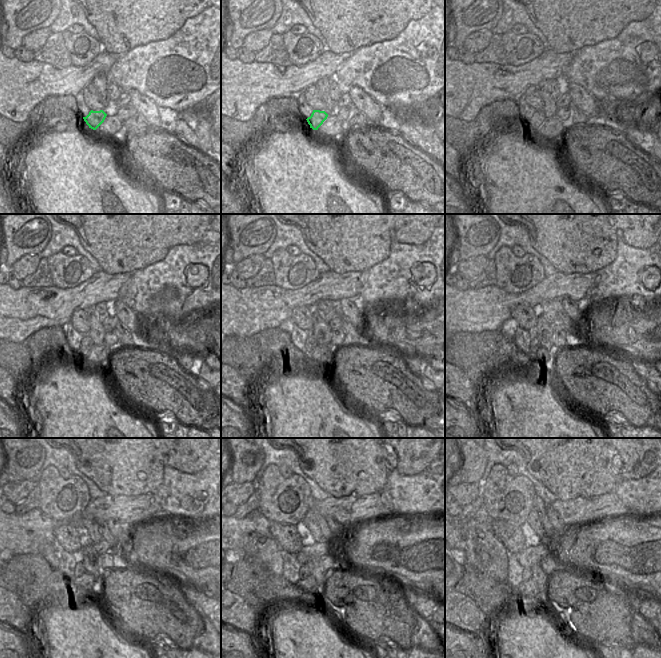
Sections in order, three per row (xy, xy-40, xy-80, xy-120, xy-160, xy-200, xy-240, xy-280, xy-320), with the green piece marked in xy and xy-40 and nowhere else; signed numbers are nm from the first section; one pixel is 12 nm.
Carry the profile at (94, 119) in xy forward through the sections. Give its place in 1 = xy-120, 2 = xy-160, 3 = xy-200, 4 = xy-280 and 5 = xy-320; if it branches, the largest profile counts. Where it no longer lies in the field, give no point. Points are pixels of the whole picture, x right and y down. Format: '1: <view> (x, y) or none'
1: xy-120 (86, 344)
2: xy-160 (311, 343)
3: xy-200 (534, 344)
4: xy-280 (304, 572)
5: xy-320 (527, 574)

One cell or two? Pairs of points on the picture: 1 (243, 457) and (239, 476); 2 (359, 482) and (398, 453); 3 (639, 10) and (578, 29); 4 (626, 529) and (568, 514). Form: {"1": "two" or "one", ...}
{"1": "one", "2": "one", "3": "one", "4": "two"}

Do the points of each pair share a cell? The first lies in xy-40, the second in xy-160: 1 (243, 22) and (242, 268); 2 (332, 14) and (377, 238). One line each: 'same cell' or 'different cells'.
1: different cells
2: same cell

